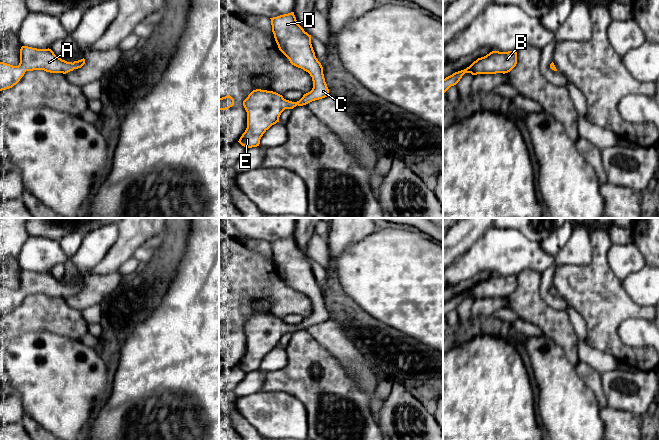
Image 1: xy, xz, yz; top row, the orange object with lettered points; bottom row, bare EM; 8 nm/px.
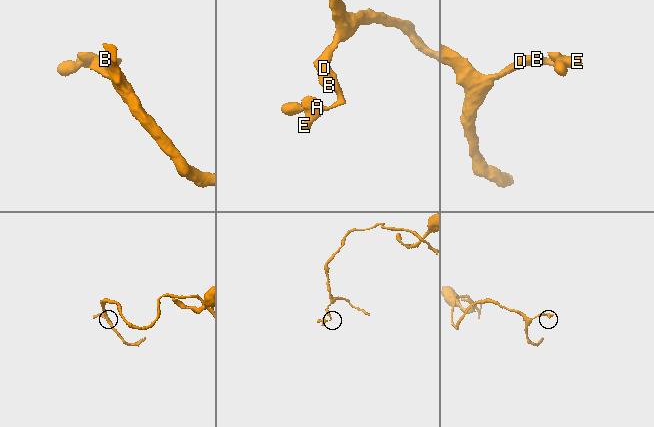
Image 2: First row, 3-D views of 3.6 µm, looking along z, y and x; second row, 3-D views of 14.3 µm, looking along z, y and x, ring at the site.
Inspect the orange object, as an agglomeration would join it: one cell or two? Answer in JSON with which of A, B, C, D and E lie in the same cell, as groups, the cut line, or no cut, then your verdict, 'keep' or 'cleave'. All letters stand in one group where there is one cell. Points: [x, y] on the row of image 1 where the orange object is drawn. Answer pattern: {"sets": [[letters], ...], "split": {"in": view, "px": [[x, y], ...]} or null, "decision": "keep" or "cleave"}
{"sets": [["A", "B", "C", "D", "E"]], "split": null, "decision": "keep"}

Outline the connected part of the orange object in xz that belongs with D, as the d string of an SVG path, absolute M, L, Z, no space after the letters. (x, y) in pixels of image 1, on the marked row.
M294 12L270 19L279 50L292 65L310 74L313 88L297 102L286 100L273 91L253 90L243 101L247 112L247 128L238 141L246 149L259 146L263 134L279 122L279 117L285 109L303 106L329 95L323 67L311 44L311 35L298 24Z

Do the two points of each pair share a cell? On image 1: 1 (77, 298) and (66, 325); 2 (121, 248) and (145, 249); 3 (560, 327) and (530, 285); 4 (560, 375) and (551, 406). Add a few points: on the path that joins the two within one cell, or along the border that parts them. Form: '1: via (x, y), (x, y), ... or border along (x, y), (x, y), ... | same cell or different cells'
1: border along (64, 298), (70, 306), (81, 311) | different cells
2: border along (156, 235), (148, 238), (132, 256) | different cells
3: via (549, 317), (530, 296) | same cell
4: via (560, 383), (559, 398) | same cell

